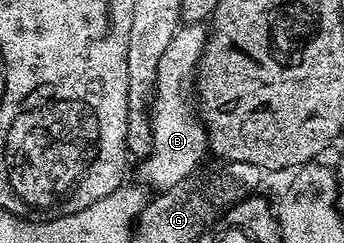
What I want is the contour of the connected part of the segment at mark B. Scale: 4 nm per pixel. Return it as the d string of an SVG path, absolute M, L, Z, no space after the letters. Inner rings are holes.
M182 24L175 39L171 39L171 44L167 46L167 51L163 51L163 59L159 59L149 106L153 144L151 152L140 162L140 180L150 190L166 191L184 186L188 182L185 180L196 171L197 164L207 157L209 137L191 104L190 94L189 97L185 94L189 89L189 80L194 79L195 70L201 64L206 40L206 30L200 24Z

